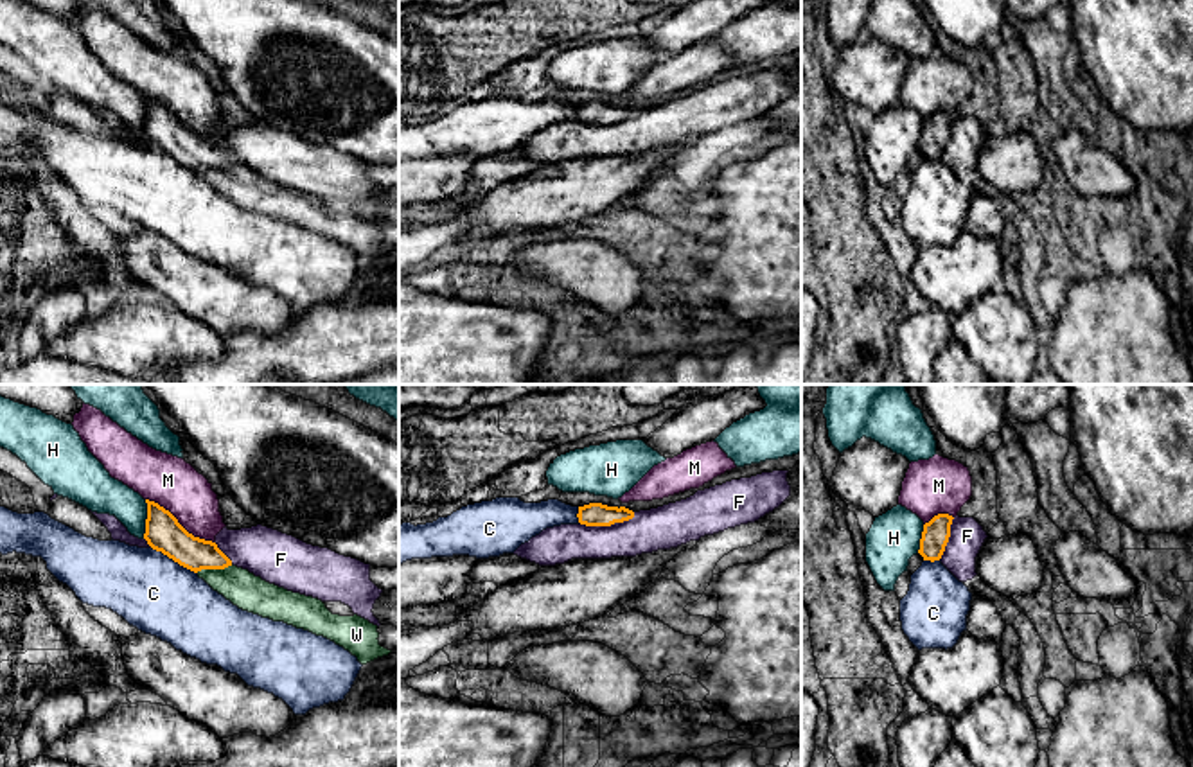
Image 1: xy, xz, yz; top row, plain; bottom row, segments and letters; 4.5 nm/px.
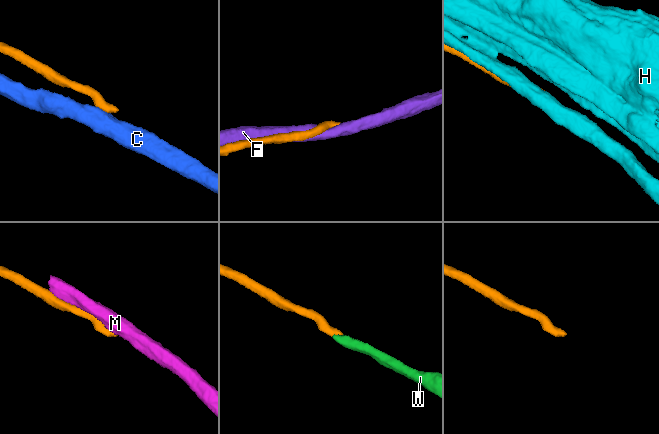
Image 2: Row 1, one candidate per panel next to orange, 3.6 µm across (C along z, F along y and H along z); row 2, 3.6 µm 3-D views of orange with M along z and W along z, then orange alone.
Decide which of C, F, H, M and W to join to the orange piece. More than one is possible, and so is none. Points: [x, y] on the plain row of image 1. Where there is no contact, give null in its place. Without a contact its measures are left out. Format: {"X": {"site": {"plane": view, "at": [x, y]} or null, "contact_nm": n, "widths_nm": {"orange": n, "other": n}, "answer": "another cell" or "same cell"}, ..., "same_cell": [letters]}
{"C": {"site": {"plane": "xy", "at": [175, 158]}, "contact_nm": 240, "widths_nm": {"orange": 160, "other": 340}, "answer": "another cell"}, "F": {"site": {"plane": "xz", "at": [608, 123]}, "contact_nm": 260, "widths_nm": {"orange": 110, "other": 190}, "answer": "another cell"}, "H": {"site": {"plane": "xy", "at": [146, 117]}, "contact_nm": 180, "widths_nm": {"orange": 160, "other": 180}, "answer": "another cell"}, "M": {"site": {"plane": "xy", "at": [178, 121]}, "contact_nm": 380, "widths_nm": {"orange": 160, "other": 220}, "answer": "another cell"}, "W": {"site": {"plane": "xy", "at": [214, 166]}, "contact_nm": 170, "widths_nm": {"orange": 150, "other": 160}, "answer": "same cell"}, "same_cell": ["W"]}

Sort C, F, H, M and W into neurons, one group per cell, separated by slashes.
C / F / H M / W

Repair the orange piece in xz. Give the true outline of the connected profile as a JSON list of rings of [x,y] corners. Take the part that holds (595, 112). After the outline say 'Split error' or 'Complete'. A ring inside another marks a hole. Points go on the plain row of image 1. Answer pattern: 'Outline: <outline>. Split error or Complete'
Outline: [[[589,101],[579,104],[579,120],[586,124],[611,124],[634,115],[634,110],[625,104],[607,104],[602,101]]]. Complete

